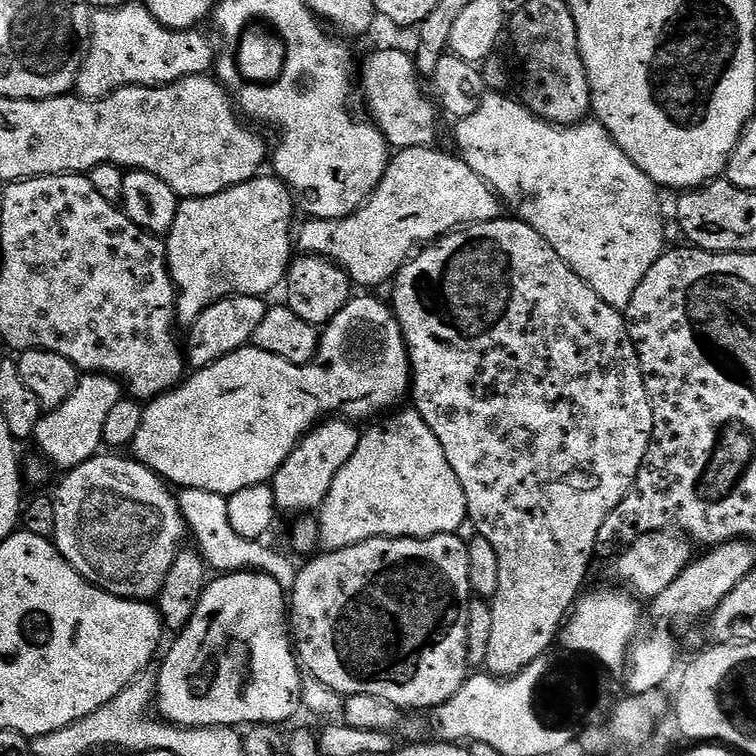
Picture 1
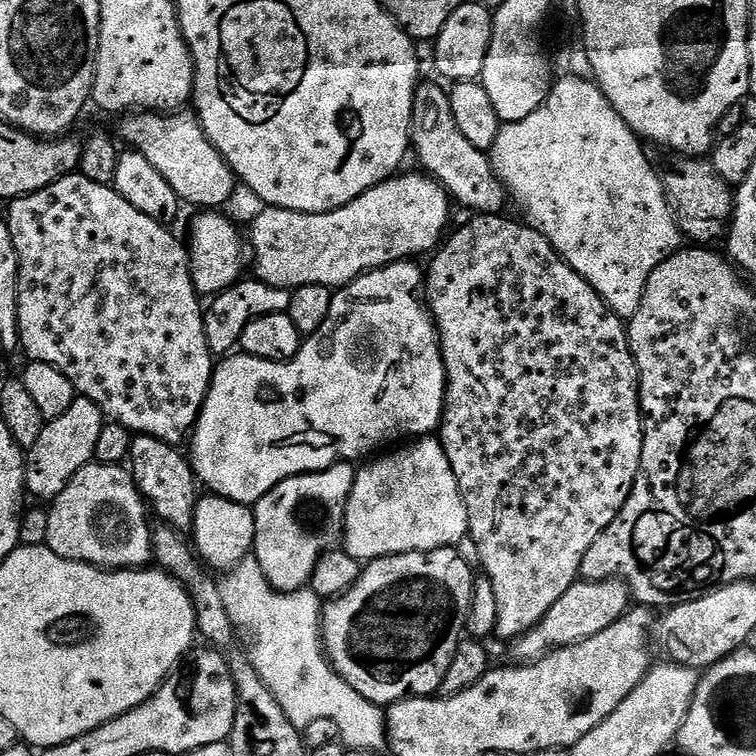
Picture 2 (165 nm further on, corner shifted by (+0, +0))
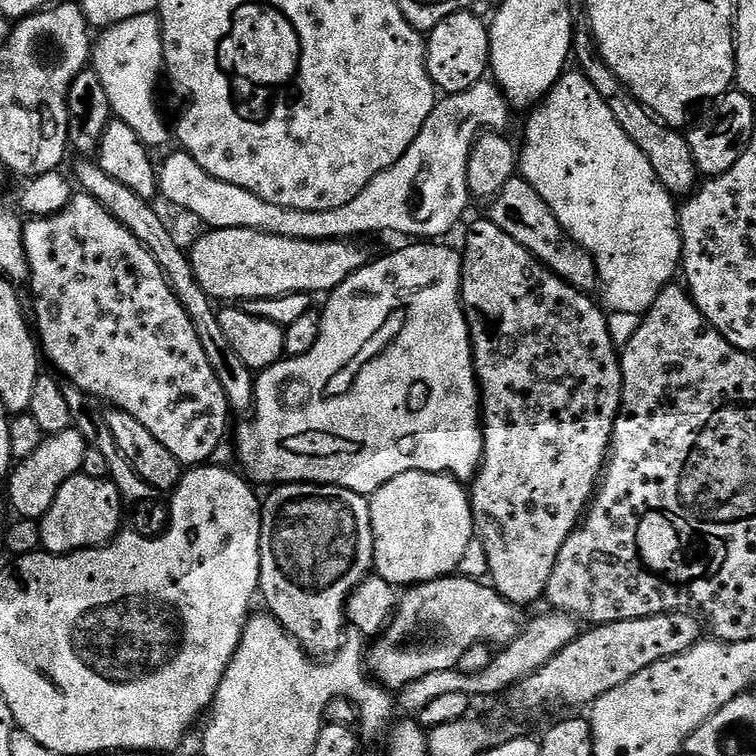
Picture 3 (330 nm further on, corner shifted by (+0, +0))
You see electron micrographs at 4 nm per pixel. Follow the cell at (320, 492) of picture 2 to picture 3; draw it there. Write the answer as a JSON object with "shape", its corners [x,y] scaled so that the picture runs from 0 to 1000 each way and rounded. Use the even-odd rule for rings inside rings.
{"shape":[[[372,640],[361,644],[360,651],[348,663],[344,673],[344,780],[343,787],[349,788],[353,808],[380,833],[384,840],[402,856],[403,862],[414,870],[438,870],[450,861],[458,840],[458,806],[460,788],[476,774],[483,762],[493,755],[495,747],[495,706],[489,690],[488,657],[474,653],[468,648],[458,648],[452,643],[440,640]]]}

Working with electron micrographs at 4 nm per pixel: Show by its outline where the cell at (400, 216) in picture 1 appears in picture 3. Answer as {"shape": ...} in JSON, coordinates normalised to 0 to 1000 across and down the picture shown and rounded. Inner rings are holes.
{"shape":[[[282,302],[271,308],[271,312],[262,313],[254,328],[251,327],[251,343],[257,352],[257,368],[262,368],[262,378],[267,378],[267,384],[272,384],[272,389],[286,399],[327,399],[390,386],[433,389],[442,385],[452,373],[458,373],[463,362],[468,362],[489,344],[489,339],[471,324],[475,321],[460,317],[370,315],[329,302]]]}

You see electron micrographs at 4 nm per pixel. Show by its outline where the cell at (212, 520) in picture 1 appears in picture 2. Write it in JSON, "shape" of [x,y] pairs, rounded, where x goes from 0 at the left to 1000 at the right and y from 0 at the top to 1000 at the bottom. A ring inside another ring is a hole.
{"shape":[[[329,733],[316,741],[311,749],[300,753],[290,763],[294,798],[299,800],[299,812],[304,823],[325,845],[325,861],[339,882],[340,892],[352,902],[357,918],[373,934],[378,950],[394,964],[405,964],[410,955],[422,951],[437,951],[447,960],[448,978],[456,991],[472,989],[476,995],[503,995],[513,989],[513,955],[511,942],[501,931],[491,931],[458,897],[452,897],[439,884],[429,861],[426,840],[426,790],[411,776],[396,778],[392,783],[366,783],[362,775],[347,759],[347,749],[341,749],[337,734]]]}

